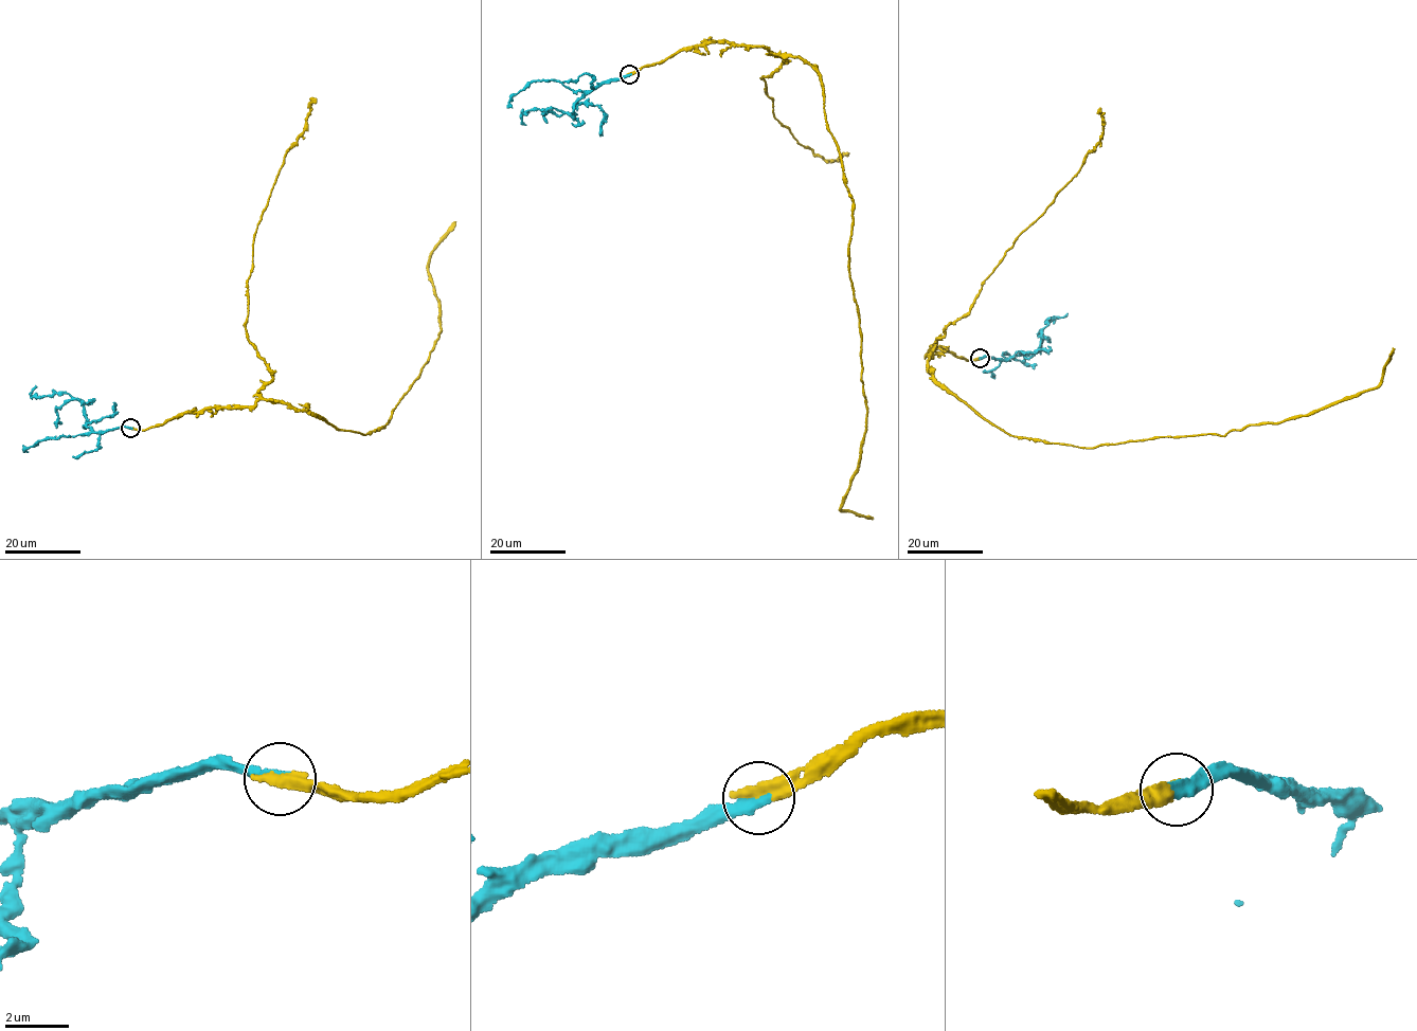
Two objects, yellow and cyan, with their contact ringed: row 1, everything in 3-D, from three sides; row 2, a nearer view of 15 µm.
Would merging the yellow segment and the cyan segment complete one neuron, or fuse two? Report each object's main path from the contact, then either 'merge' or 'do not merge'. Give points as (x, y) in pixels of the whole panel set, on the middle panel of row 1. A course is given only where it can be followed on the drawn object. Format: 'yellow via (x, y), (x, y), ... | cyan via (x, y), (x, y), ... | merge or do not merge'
yellow via (630, 74), (718, 42), (810, 64), (853, 203), (849, 277), (866, 404), (861, 456), (839, 507), (873, 520) | cyan via (630, 74), (607, 80), (589, 90), (576, 103), (572, 116), (544, 109), (525, 110), (521, 114), (525, 125) | merge

